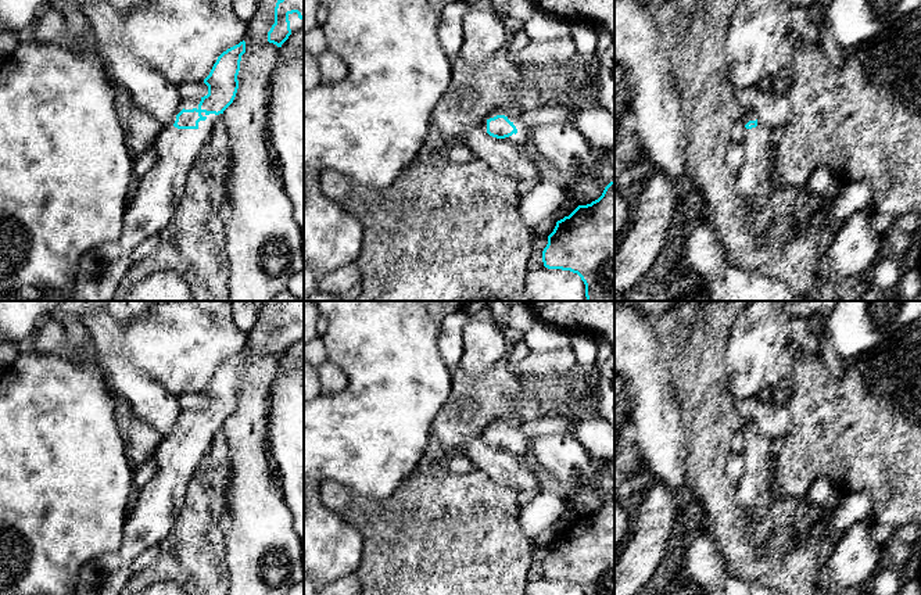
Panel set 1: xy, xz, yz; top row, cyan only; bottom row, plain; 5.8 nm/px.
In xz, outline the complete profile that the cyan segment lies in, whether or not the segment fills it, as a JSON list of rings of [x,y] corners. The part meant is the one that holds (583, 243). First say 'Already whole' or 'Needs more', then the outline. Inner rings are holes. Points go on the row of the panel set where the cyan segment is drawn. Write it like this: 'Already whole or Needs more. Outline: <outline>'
Already whole. Outline: [[[614,180],[598,200],[578,205],[556,222],[542,251],[542,262],[548,269],[577,273],[585,284],[587,301],[614,301]]]

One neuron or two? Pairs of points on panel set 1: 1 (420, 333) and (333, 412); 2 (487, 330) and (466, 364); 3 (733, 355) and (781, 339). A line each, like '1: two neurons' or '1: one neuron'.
1: one neuron
2: one neuron
3: one neuron

